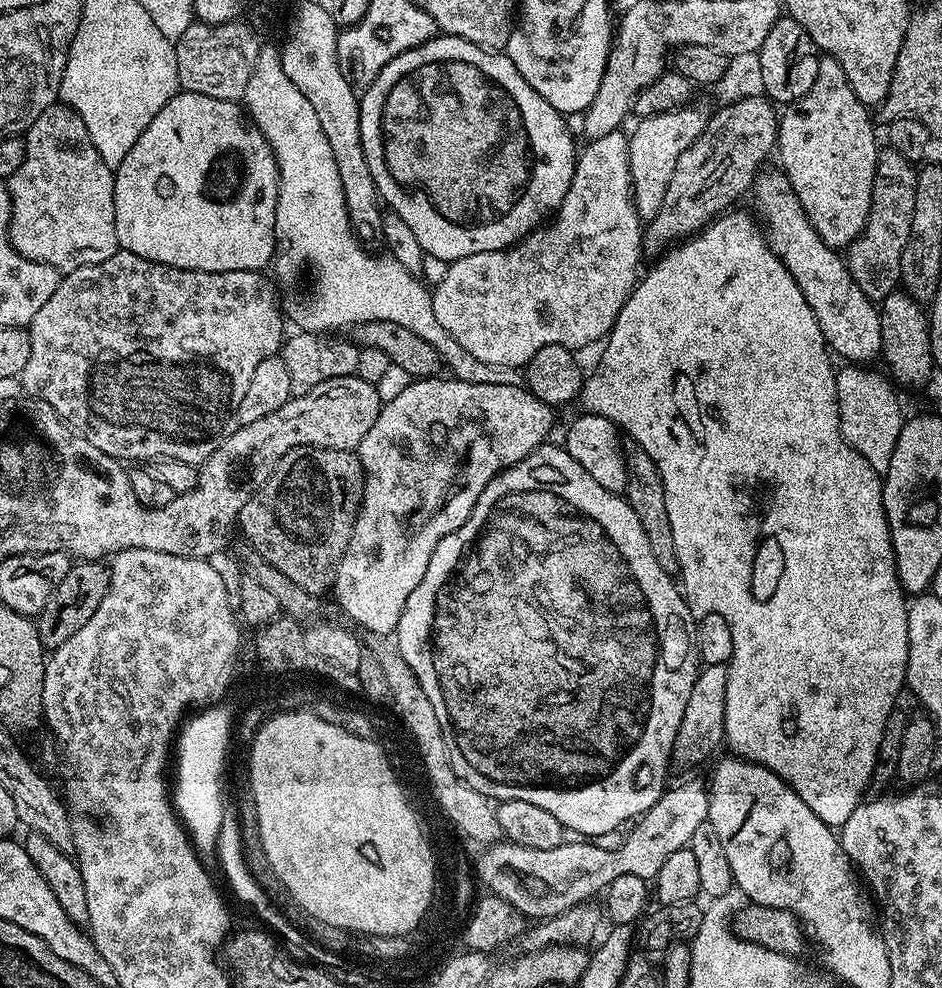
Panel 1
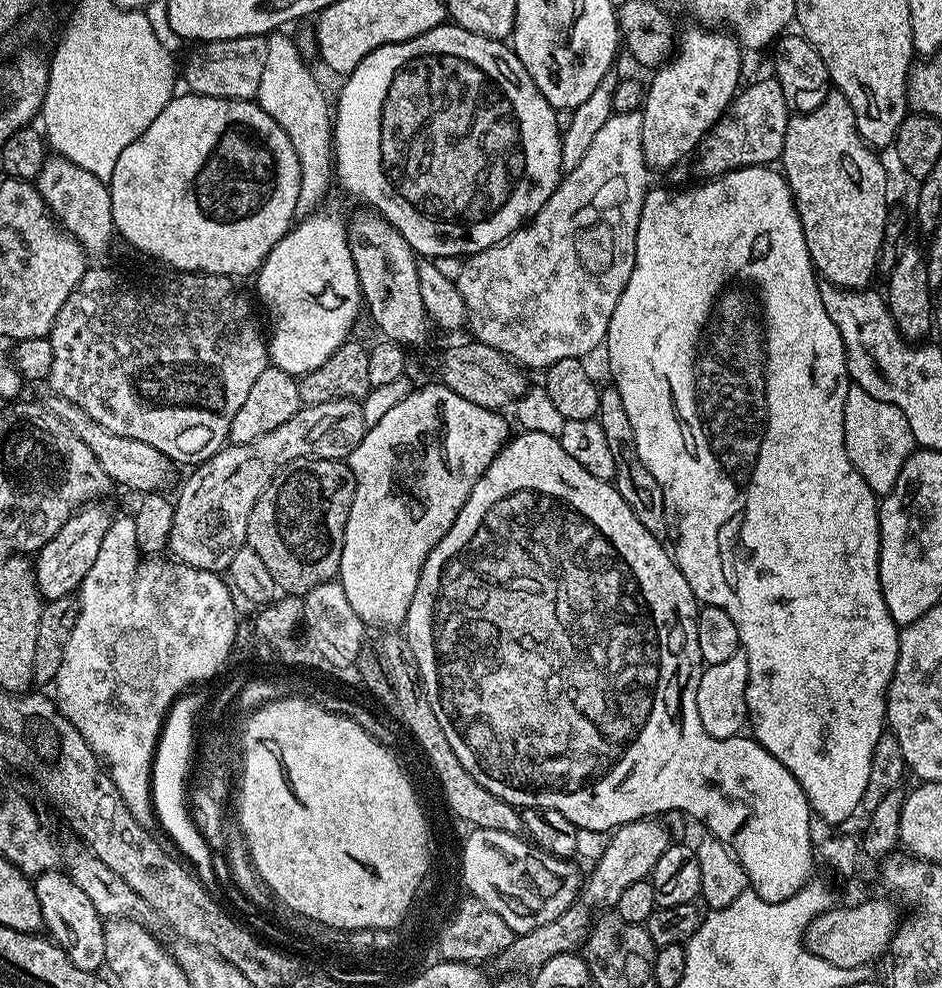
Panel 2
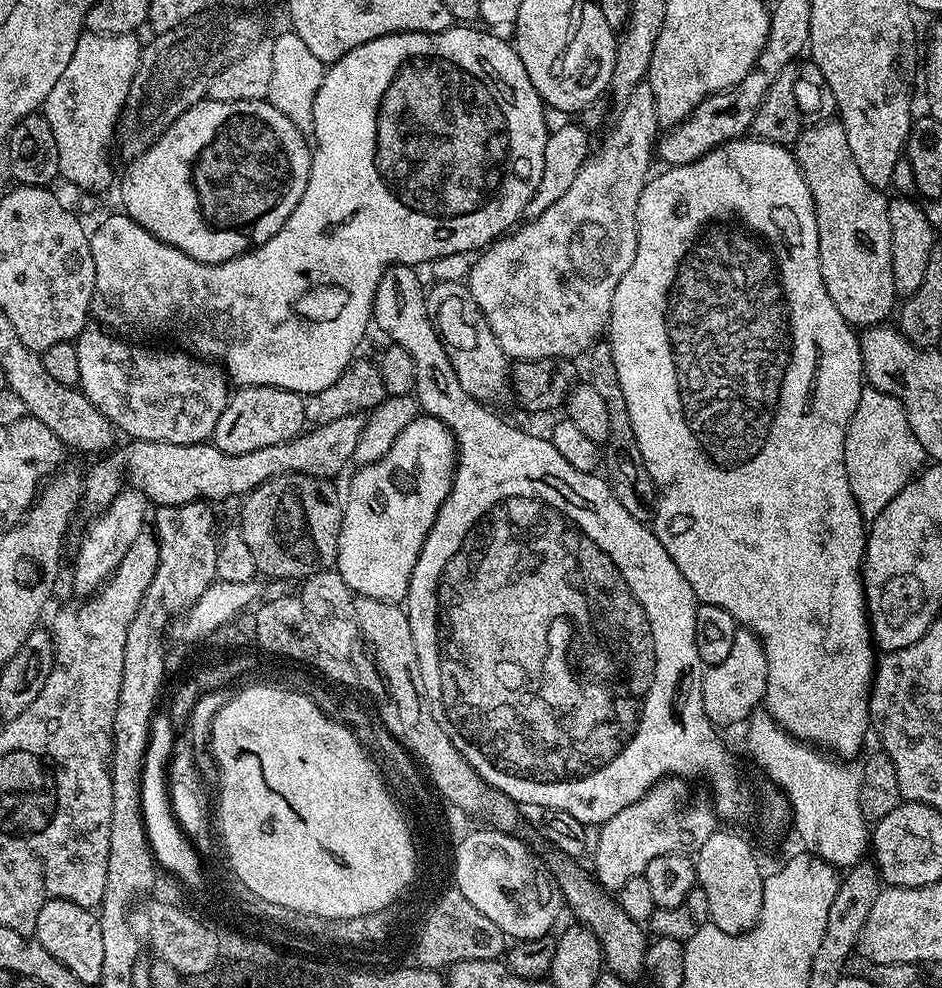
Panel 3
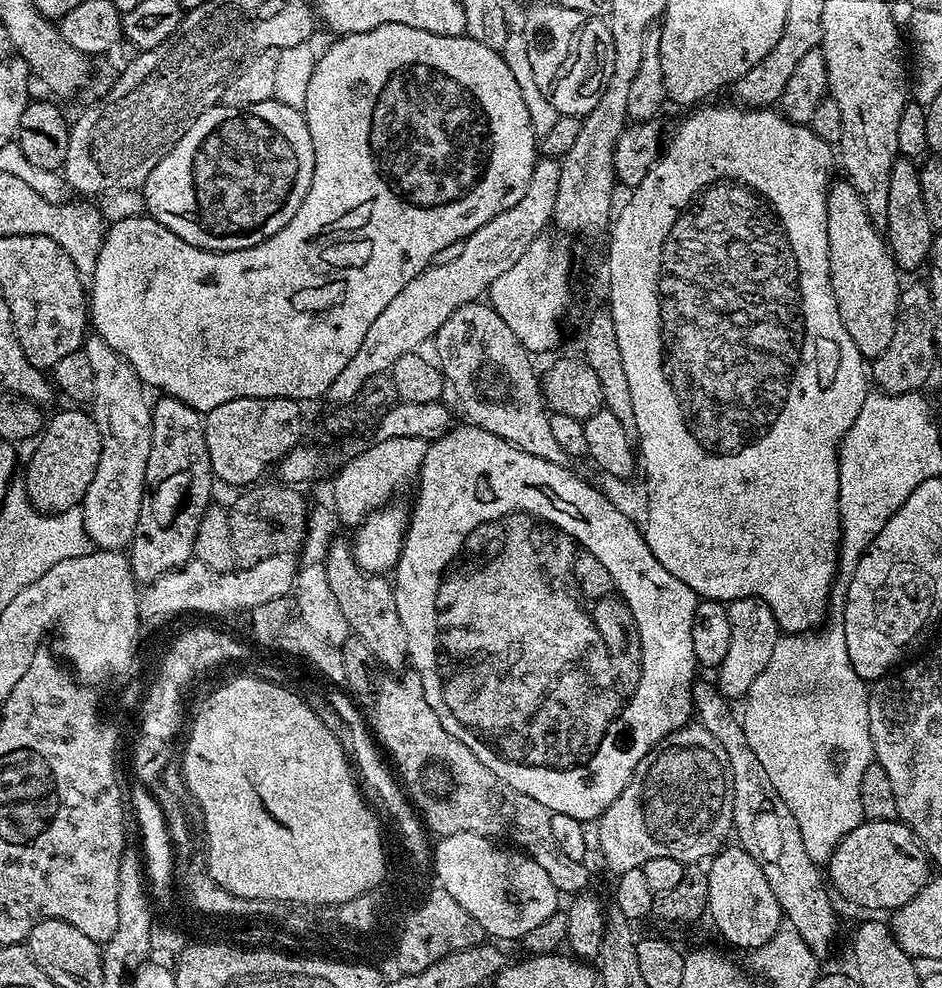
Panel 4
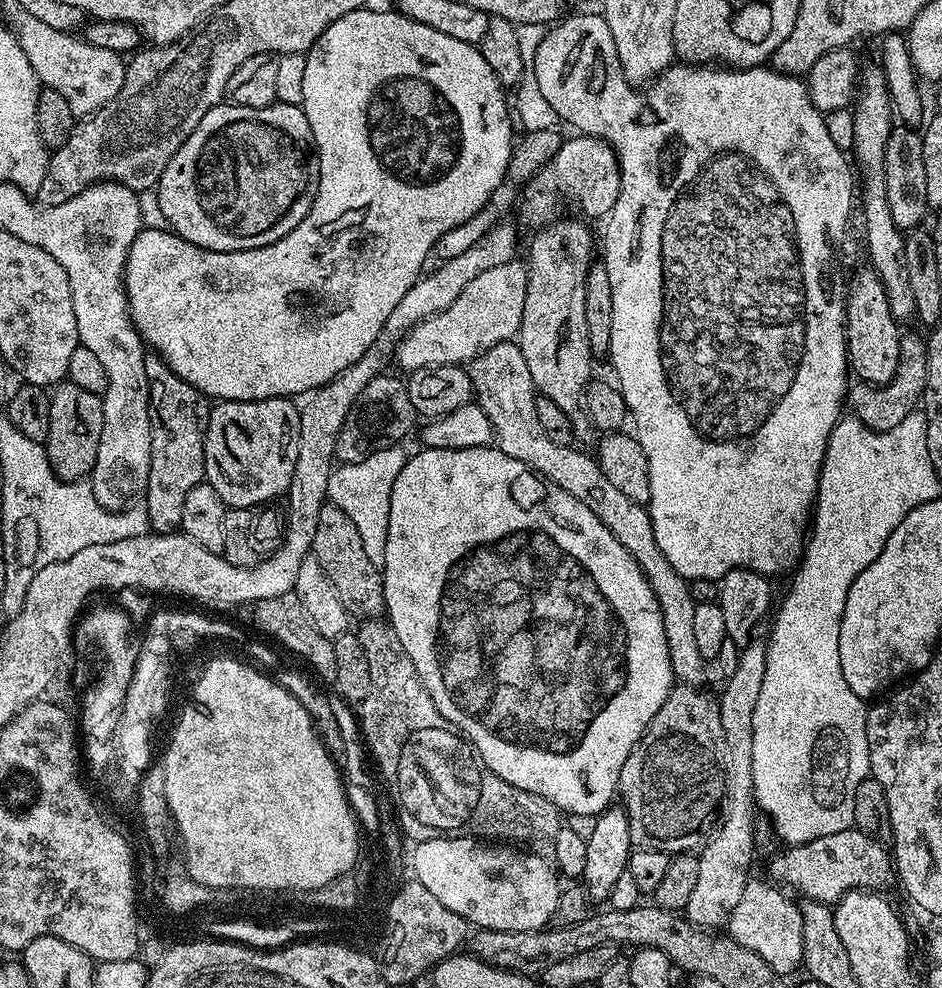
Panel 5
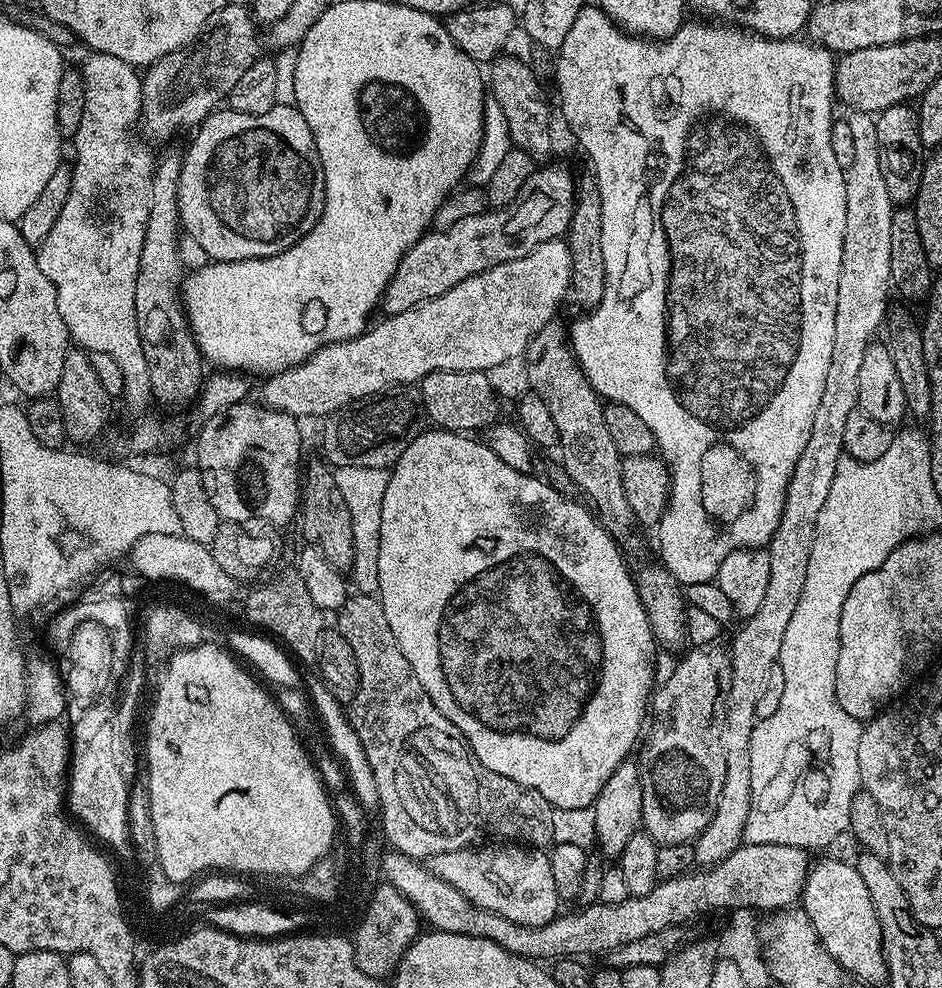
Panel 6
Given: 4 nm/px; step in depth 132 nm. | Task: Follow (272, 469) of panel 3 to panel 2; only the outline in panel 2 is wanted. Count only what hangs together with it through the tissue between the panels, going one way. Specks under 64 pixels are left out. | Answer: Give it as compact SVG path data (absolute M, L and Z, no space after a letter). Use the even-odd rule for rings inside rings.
M89 502L83 508L78 508L76 514L64 523L57 536L50 538L50 542L46 542L46 546L35 553L36 589L45 601L72 596L86 578L90 566L94 566L94 558L98 558L102 538L106 538L106 530L114 519L114 512L100 503L104 502Z

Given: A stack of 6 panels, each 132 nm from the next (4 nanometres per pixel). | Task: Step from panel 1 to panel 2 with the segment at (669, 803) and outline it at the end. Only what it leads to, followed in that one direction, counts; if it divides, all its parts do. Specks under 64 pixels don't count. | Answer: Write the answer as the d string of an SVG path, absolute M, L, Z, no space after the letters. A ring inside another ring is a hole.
M472 828L469 831L469 836L462 840L462 851L460 854L463 857L462 870L467 871L466 886L470 892L473 892L486 906L490 906L490 910L494 910L494 914L498 914L502 918L502 922L506 922L506 926L510 926L513 934L522 932L533 932L538 926L546 926L546 922L554 922L571 904L577 903L578 897L582 891L582 872L572 865L571 859L562 856L551 856L549 852L544 852L543 849L536 846L536 844L529 842L527 839L515 836L514 834L506 834L502 830L486 830L485 828Z

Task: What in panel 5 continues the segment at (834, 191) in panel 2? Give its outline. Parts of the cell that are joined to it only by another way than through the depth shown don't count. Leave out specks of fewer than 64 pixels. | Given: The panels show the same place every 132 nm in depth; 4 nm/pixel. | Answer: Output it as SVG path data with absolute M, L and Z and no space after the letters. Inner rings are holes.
M871 270L860 272L851 277L846 288L844 301L844 339L848 341L848 363L857 381L865 384L885 384L894 378L894 370L898 370L898 354L900 353L901 325L890 314L890 302L886 302L886 290L882 290L882 282L878 274Z

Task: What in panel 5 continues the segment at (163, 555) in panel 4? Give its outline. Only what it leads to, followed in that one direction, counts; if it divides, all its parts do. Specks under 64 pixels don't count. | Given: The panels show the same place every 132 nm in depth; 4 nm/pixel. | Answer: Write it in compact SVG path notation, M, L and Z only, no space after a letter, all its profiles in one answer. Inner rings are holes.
M159 354L145 355L146 374L149 381L151 381L148 389L148 407L152 413L150 418L150 474L148 475L148 484L142 493L142 506L148 512L148 526L153 533L156 534L172 534L177 531L182 522L182 510L186 506L186 498L190 494L190 490L194 486L205 483L204 479L204 435L208 429L208 419L212 416L213 405L210 403L209 397L205 396L203 392L199 392L194 386L190 386L190 382L186 382L182 378L178 378L174 374L174 370L170 370L170 366L164 360L163 356Z

